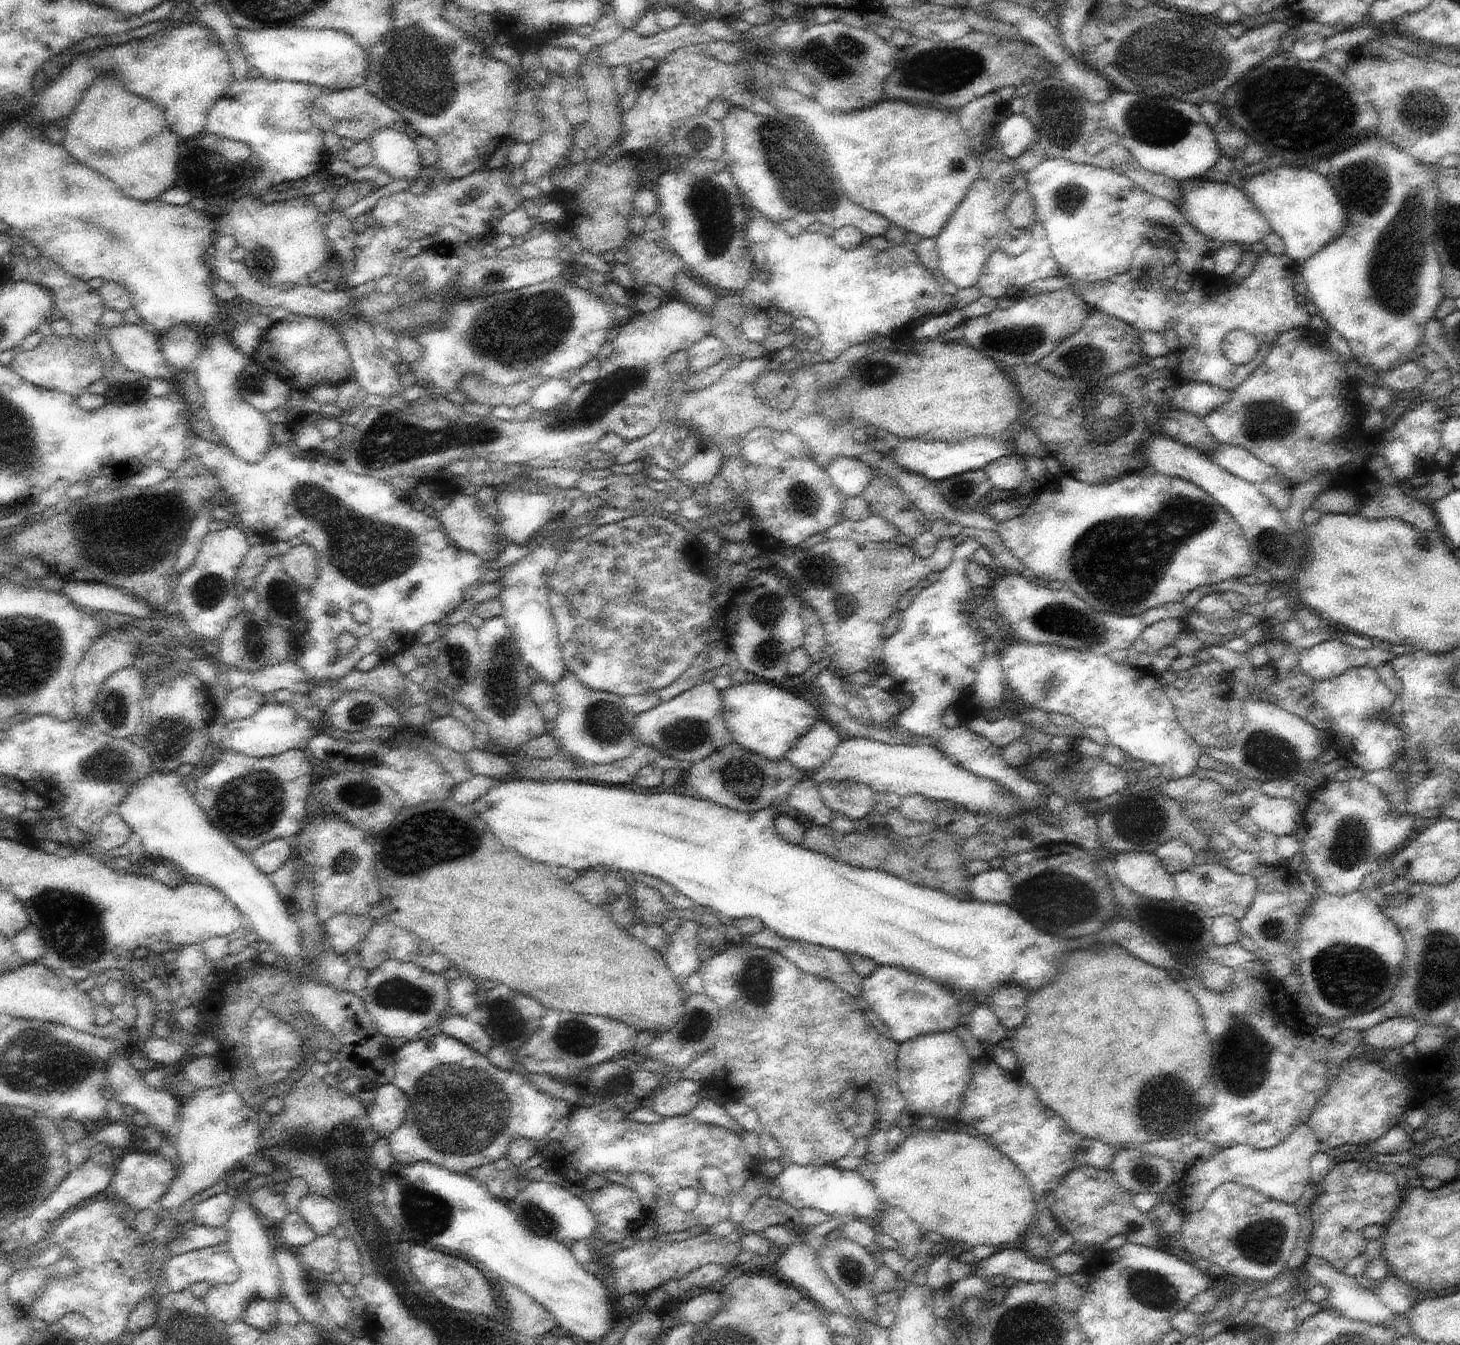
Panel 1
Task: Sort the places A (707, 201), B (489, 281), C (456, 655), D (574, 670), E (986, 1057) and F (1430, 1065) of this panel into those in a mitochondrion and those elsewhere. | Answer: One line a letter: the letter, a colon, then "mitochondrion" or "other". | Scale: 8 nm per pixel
A: mitochondrion
B: mitochondrion
C: mitochondrion
D: other
E: other
F: other

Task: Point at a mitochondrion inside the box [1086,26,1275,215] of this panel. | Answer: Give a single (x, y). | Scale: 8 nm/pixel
(1153, 122)

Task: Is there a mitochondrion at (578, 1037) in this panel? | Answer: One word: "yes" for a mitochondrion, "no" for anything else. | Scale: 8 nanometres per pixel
yes

